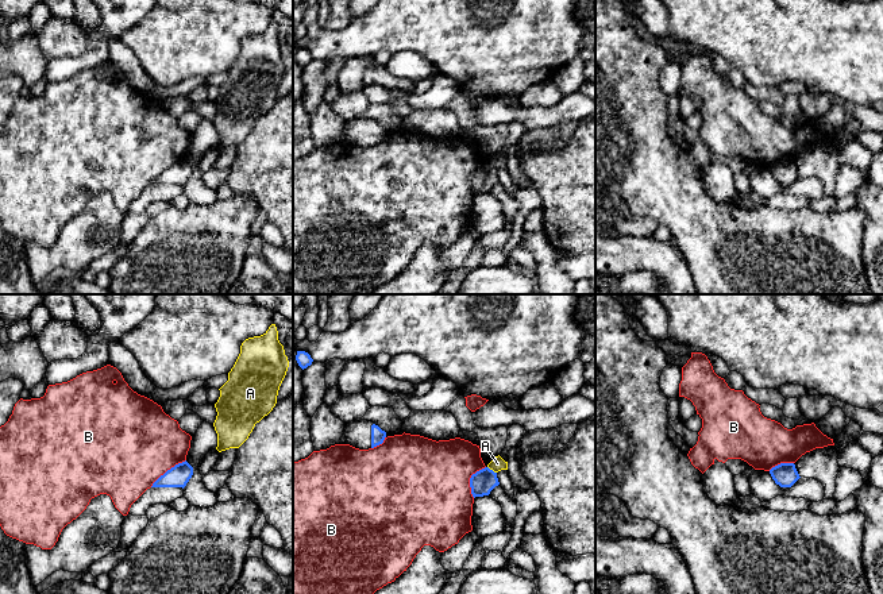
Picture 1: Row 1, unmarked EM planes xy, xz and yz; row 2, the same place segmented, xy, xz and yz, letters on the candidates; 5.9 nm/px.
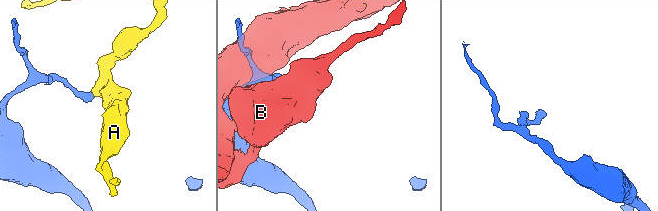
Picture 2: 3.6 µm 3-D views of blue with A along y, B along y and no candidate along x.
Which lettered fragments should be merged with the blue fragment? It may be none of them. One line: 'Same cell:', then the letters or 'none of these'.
Same cell: none of these

